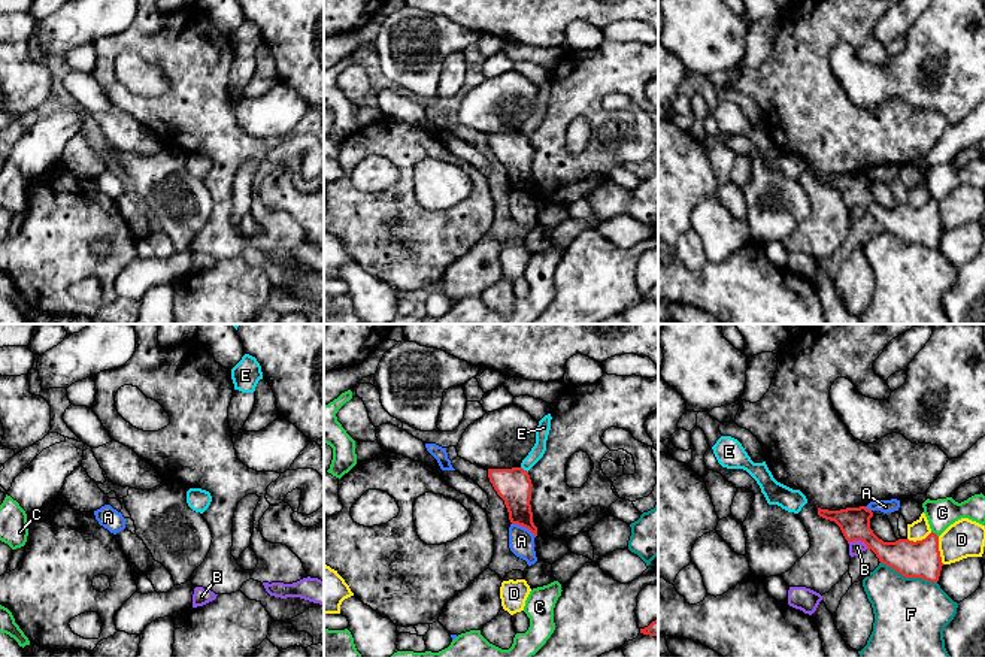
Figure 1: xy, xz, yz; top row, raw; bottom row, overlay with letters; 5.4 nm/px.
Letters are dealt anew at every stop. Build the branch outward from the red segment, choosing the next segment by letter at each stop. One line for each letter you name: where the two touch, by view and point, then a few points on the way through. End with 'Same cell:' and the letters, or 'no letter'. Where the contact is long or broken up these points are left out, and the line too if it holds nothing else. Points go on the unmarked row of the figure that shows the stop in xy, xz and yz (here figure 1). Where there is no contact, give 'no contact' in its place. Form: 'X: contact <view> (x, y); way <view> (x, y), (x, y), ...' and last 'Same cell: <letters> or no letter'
Same cell: no letter

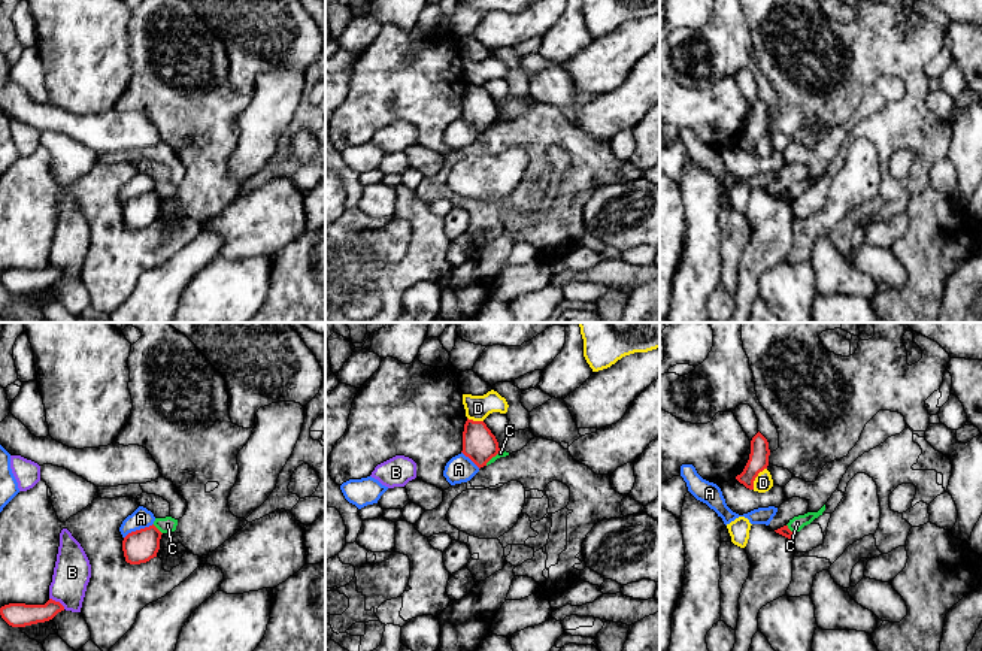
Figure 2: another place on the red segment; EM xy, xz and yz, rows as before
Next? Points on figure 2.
Same cell: no letter

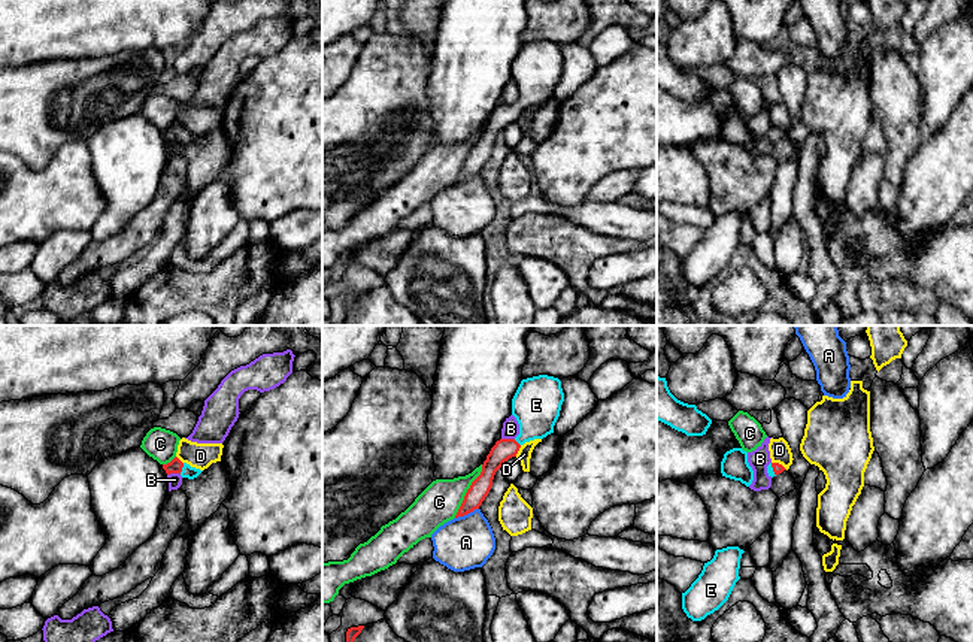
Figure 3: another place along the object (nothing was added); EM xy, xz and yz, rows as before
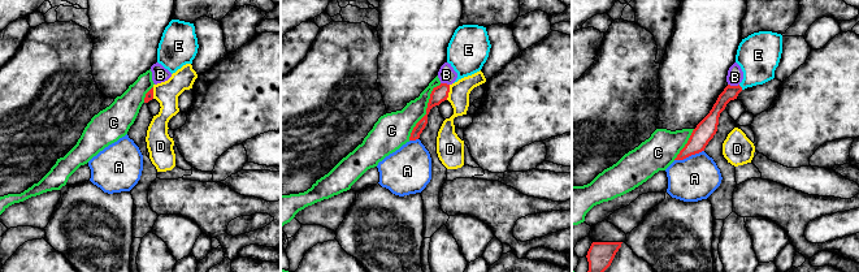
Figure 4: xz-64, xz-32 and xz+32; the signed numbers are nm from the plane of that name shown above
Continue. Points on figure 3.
E: contact xy (181, 135); way xy (175, 132), (181, 135), (188, 138)
Same cell: E

